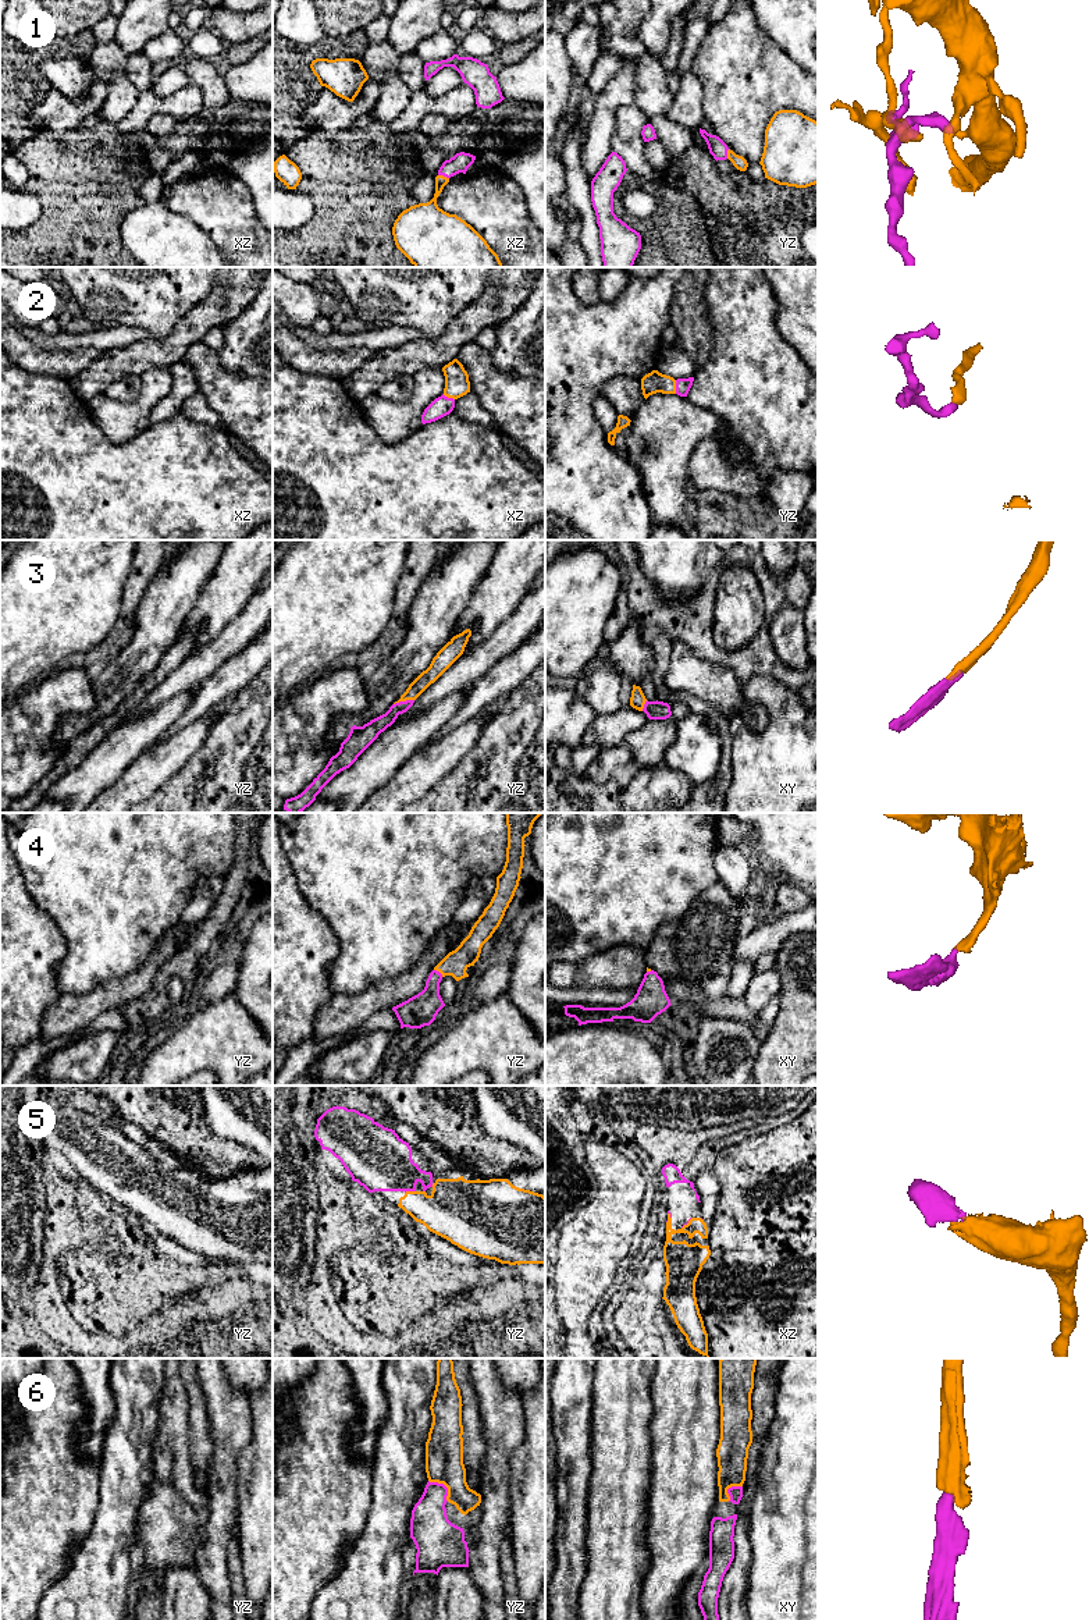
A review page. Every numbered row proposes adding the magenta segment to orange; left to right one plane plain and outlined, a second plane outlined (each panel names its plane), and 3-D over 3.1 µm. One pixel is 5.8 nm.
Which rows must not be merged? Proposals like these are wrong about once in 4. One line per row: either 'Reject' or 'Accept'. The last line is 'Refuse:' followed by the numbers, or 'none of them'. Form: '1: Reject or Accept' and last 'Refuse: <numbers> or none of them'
1: Accept
2: Accept
3: Accept
4: Accept
5: Accept
6: Accept
Refuse: none of them

